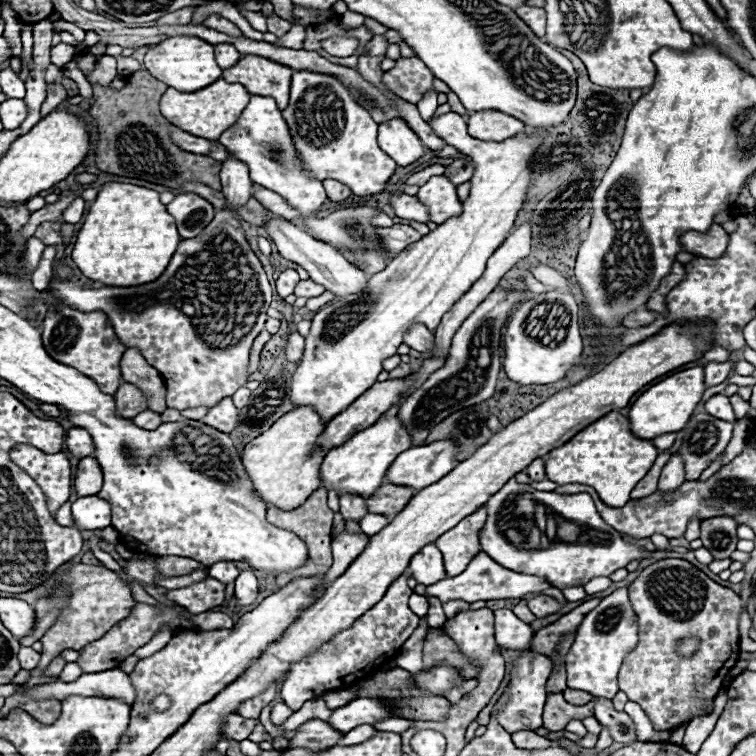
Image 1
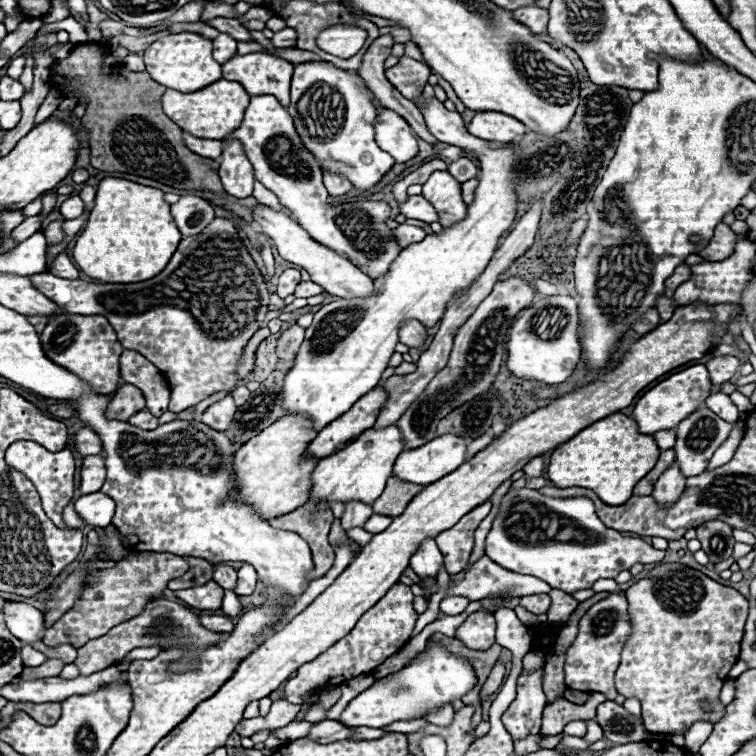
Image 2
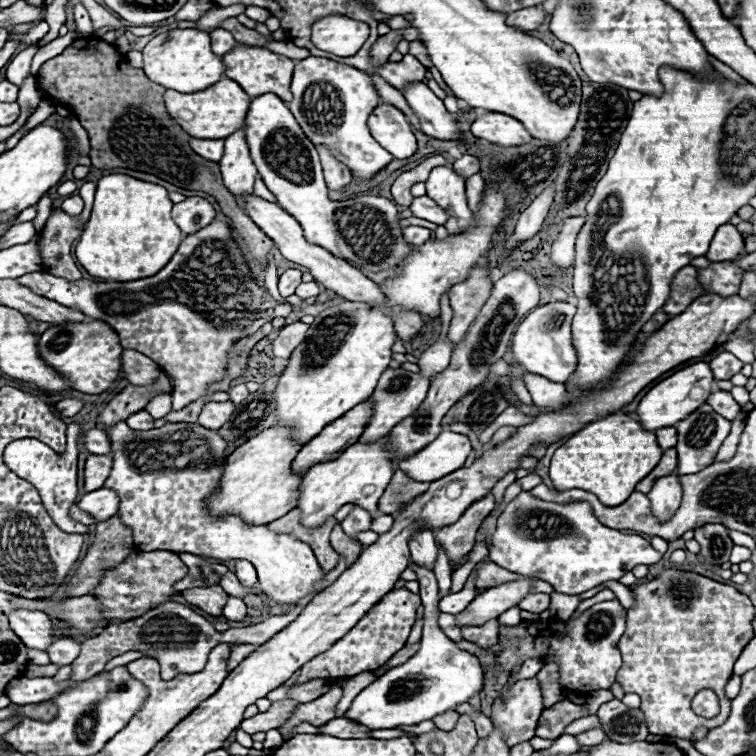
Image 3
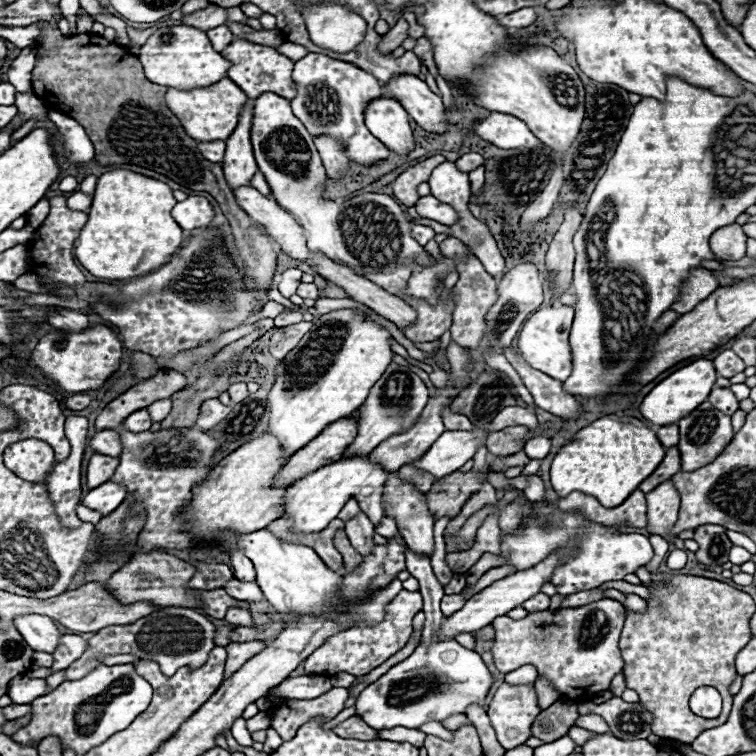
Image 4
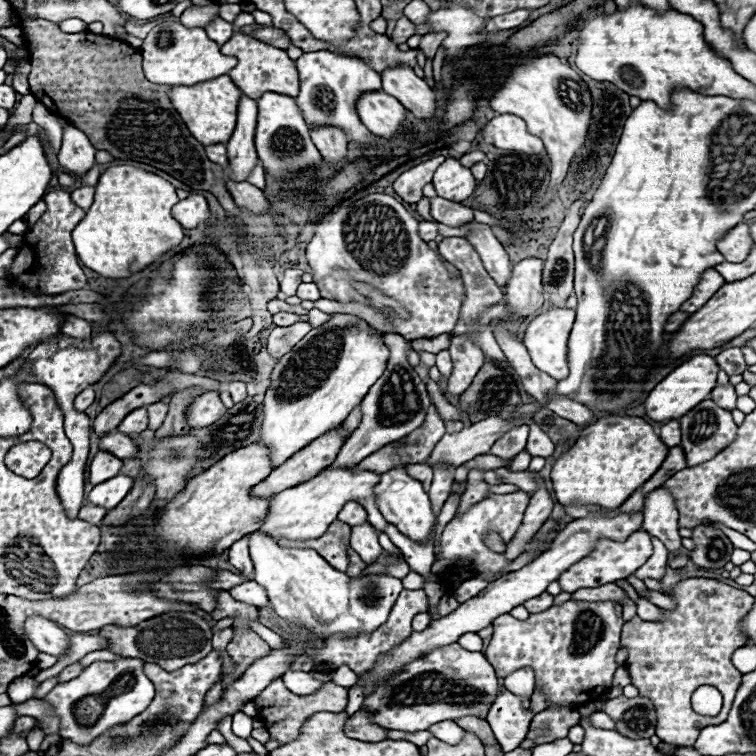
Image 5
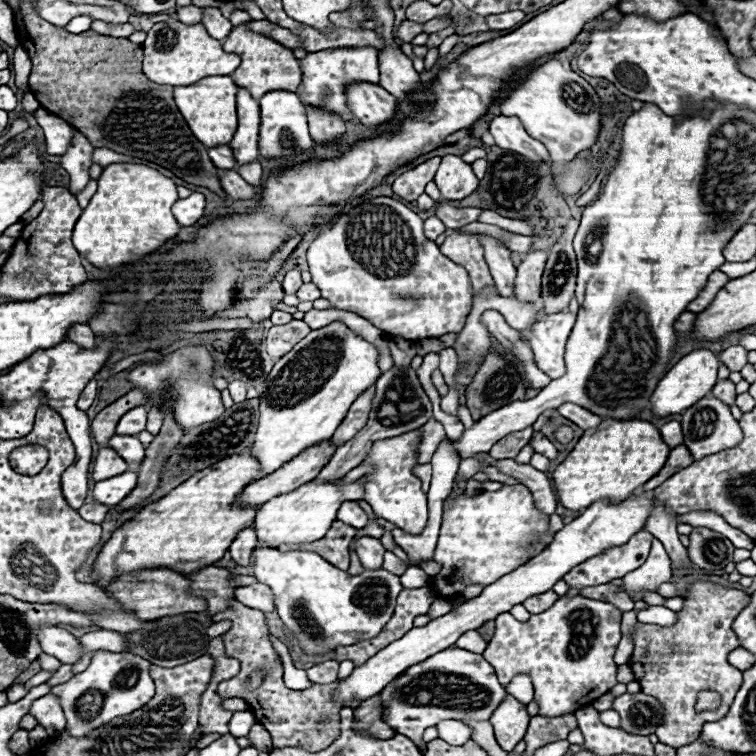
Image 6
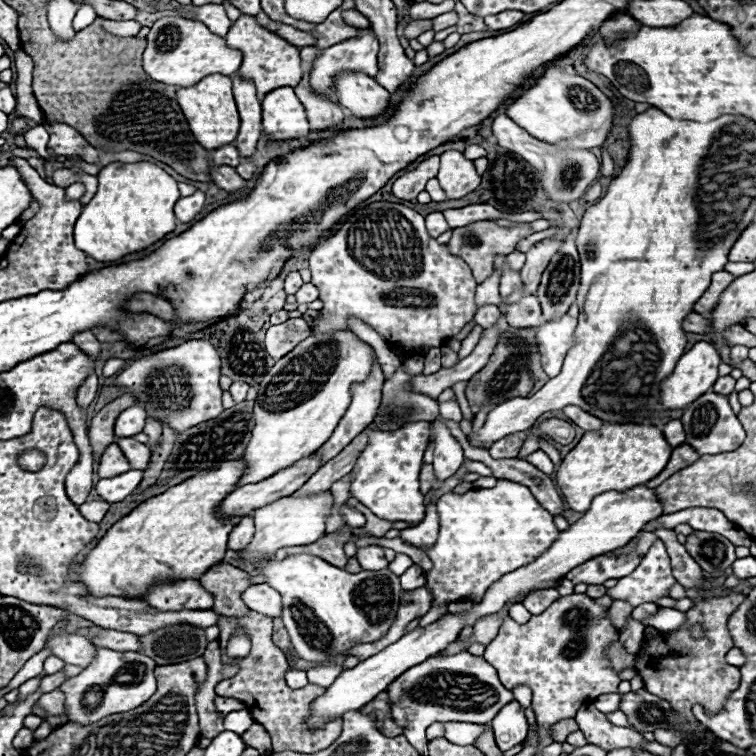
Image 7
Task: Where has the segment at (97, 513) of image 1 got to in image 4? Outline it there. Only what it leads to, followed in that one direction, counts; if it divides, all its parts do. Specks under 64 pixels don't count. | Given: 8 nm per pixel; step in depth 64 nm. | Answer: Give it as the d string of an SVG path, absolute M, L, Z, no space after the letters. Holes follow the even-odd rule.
M104 482L102 486L90 490L84 496L82 506L88 506L92 510L100 510L102 516L108 516L108 514L112 514L112 510L116 510L120 506L124 496L126 496L126 490L120 484Z

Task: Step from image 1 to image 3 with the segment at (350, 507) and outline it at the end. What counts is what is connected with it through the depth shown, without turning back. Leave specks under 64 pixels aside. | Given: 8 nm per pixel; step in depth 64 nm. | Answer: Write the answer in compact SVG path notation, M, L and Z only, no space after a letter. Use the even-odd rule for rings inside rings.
M354 506L350 510L350 514L340 522L340 526L344 528L344 532L350 536L350 538L356 538L358 532L362 530L370 530L370 522L372 522L372 516L368 514L368 510L360 508L360 506Z

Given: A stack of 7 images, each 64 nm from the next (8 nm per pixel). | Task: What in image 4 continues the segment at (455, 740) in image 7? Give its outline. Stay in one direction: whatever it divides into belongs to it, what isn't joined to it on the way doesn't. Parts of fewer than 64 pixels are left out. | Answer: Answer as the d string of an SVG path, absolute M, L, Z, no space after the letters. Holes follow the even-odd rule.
M426 722L426 724L424 724L424 726L420 726L418 730L422 730L424 734L440 736L440 738L444 738L444 740L446 740L446 738L448 738L448 740L452 738L452 730L446 730L440 722Z

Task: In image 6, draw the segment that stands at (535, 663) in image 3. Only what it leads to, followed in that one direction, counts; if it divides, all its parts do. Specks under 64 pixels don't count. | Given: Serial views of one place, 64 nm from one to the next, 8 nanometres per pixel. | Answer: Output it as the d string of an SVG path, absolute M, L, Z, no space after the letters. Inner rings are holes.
M518 674L518 678L512 678L512 684L508 684L506 690L508 694L512 694L514 698L518 698L524 704L528 704L534 698L534 688L526 674Z

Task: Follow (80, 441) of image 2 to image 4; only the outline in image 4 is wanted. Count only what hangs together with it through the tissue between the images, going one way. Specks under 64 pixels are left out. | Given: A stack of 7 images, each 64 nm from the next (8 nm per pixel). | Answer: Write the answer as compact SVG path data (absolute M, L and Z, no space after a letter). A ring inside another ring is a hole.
M98 430L98 432L90 438L90 448L92 448L96 454L120 456L120 452L122 452L120 436L118 436L114 430Z

